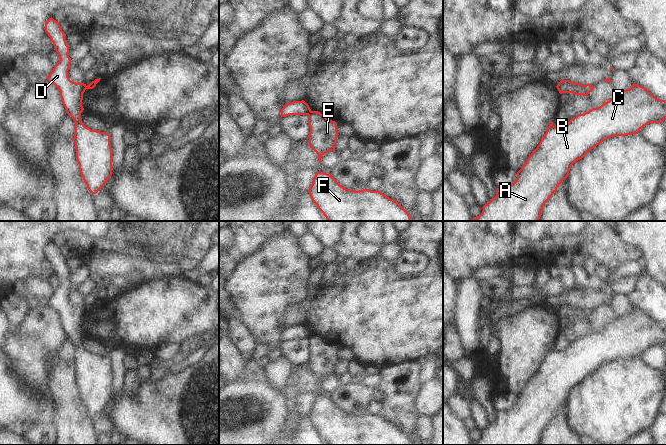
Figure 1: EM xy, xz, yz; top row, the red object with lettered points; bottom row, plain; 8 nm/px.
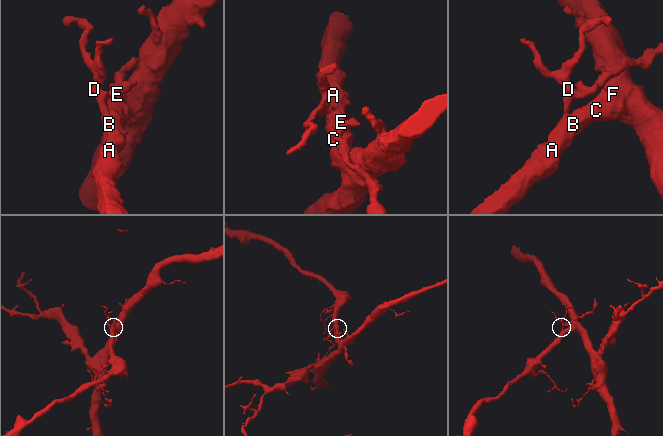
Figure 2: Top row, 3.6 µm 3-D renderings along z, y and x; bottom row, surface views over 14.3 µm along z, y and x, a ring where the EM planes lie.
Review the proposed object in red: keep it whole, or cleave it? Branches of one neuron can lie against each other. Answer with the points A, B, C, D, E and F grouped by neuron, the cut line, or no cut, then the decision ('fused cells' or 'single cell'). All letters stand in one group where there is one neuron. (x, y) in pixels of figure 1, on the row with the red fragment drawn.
A B C D F / E | xz (310, 110), (307, 114) | fused cells

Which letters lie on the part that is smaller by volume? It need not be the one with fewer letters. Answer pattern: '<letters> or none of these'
E

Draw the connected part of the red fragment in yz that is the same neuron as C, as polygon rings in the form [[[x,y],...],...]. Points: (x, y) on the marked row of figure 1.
[[[633,83],[630,89],[617,92],[615,96],[598,108],[578,114],[562,128],[554,126],[551,121],[539,145],[517,172],[516,181],[507,187],[497,188],[496,196],[483,206],[482,213],[473,218],[473,221],[539,221],[544,204],[557,191],[562,181],[568,177],[569,171],[576,161],[582,159],[591,149],[608,138],[638,134],[647,124],[661,124],[665,118],[666,101],[657,99],[647,88]]]

